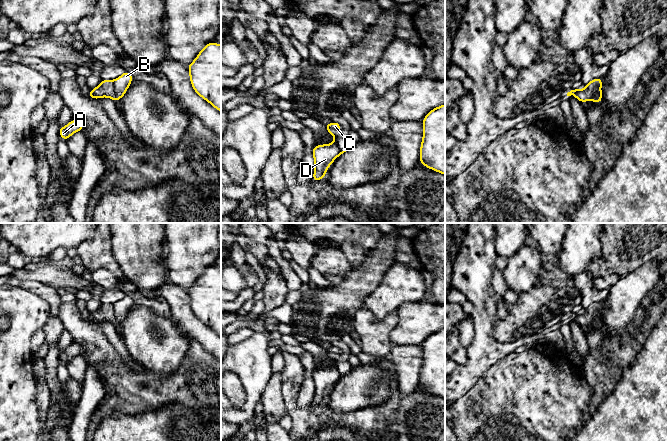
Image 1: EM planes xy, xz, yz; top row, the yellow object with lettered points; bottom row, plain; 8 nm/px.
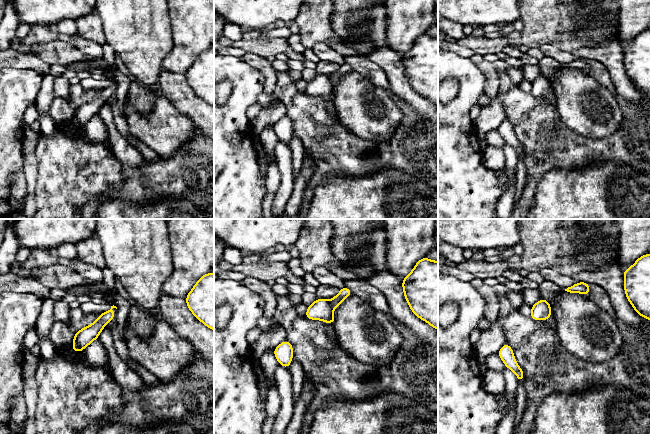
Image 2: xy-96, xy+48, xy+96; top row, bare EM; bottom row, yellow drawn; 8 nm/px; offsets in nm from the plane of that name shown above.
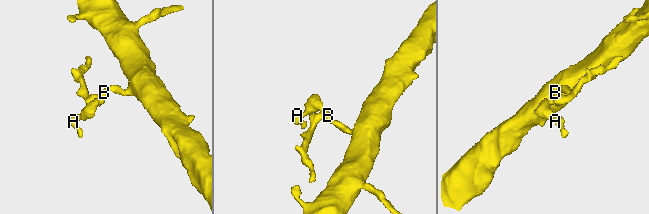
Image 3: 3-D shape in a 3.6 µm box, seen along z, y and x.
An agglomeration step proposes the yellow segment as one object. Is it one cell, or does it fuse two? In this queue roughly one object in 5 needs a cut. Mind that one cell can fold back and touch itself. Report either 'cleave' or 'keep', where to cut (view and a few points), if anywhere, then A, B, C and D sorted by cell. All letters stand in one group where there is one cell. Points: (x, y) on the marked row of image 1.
cleave; cut xy (112, 81), (114, 94), (118, 99); groups A B C / D

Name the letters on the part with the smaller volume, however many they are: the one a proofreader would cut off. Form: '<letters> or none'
D

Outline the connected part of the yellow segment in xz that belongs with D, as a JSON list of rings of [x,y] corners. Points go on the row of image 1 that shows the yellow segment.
[[[335,143],[313,146],[314,175],[313,182],[324,179],[328,167],[341,155],[340,149]]]

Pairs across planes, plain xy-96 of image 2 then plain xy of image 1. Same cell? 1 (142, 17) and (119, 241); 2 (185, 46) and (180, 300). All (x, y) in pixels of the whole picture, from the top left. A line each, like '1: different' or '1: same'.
1: same
2: different

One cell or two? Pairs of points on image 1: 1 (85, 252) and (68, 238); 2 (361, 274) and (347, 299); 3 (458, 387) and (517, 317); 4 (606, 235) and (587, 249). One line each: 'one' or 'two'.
1: two
2: one
3: two
4: two

